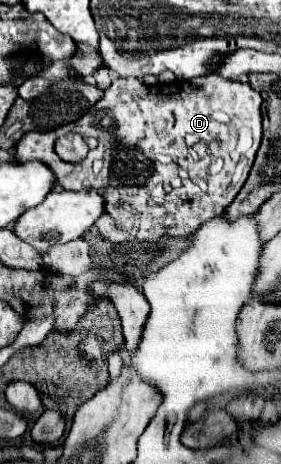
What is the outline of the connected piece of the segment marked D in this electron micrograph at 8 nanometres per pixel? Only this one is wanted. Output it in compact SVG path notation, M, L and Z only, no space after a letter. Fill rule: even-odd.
M220 75L196 77L190 81L176 79L174 83L144 85L138 79L112 79L112 85L104 91L104 97L82 117L78 123L70 123L50 133L24 135L16 149L16 159L40 159L56 175L62 189L82 191L96 189L106 199L106 213L98 219L96 227L100 235L112 243L122 241L158 241L162 235L188 237L202 223L218 217L234 201L242 189L262 137L262 97L242 81L222 79ZM66 133L80 133L84 137L96 137L98 147L88 153L80 163L66 163L54 151L54 141Z

